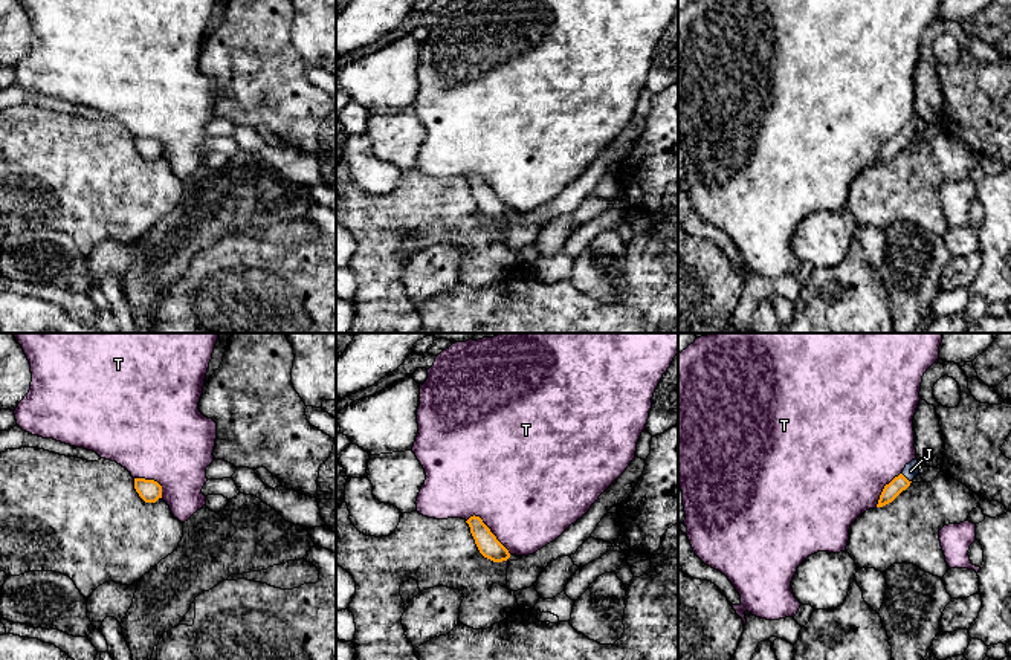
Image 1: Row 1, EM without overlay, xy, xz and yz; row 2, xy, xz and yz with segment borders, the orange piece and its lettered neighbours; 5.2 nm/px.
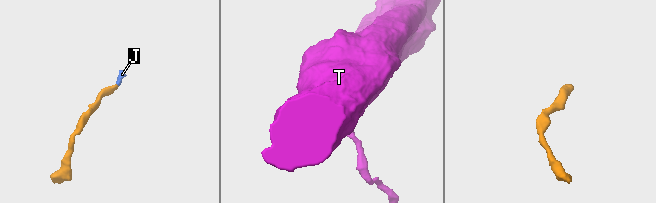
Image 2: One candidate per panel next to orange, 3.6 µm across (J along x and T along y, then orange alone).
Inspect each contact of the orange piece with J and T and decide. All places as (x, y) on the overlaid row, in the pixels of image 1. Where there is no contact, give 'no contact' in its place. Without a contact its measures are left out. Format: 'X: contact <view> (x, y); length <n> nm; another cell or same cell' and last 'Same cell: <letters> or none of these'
J: contact yz (904, 477); length 80 nm; same cell
T: contact xz (489, 529); length 300 nm; another cell
Same cell: J

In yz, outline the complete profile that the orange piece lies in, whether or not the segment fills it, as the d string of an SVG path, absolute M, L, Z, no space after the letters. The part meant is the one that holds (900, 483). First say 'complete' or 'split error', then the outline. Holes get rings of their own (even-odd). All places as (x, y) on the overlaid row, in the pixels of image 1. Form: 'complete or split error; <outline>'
split error; M915 458L906 468L903 472L895 477L889 484L884 486L877 507L883 507L889 503L892 503L903 490L906 490L913 478L919 474L918 468L919 461Z

